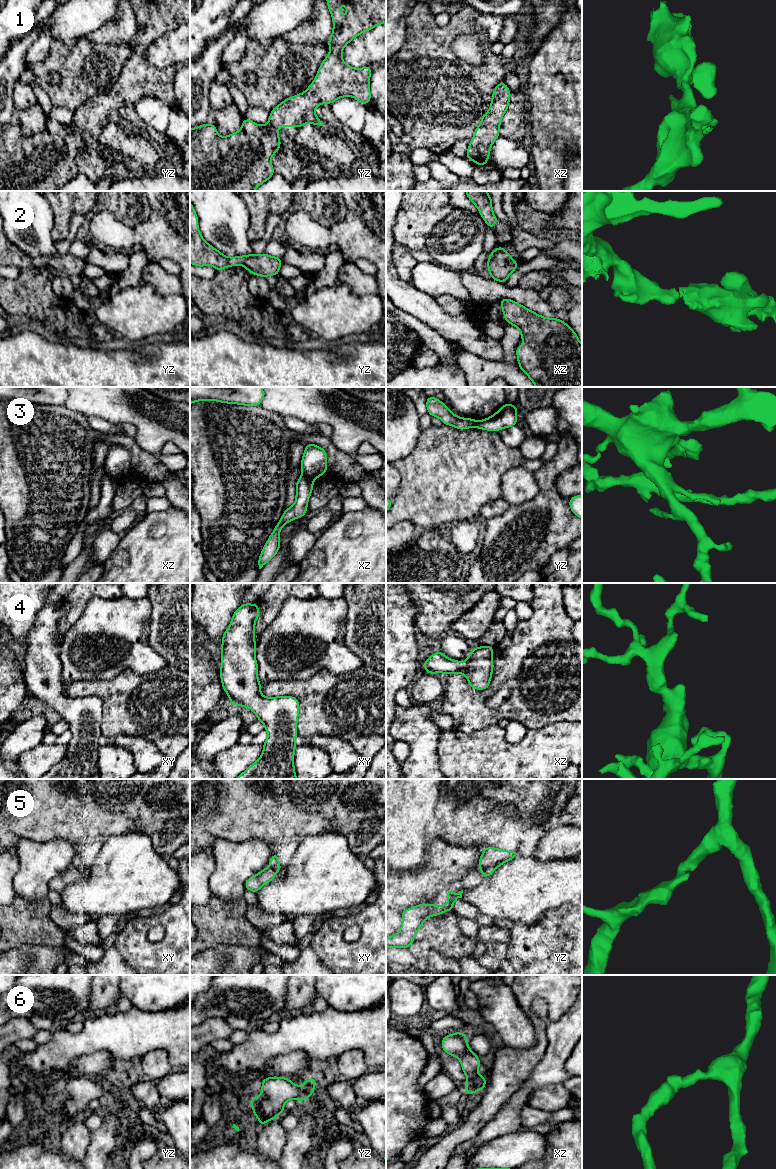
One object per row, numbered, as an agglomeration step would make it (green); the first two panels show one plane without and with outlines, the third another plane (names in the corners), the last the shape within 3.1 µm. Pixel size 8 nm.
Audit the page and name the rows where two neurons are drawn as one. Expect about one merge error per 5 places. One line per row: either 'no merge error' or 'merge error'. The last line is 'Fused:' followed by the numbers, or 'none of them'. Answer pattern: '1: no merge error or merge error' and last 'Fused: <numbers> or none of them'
1: no merge error
2: no merge error
3: merge error
4: no merge error
5: no merge error
6: no merge error
Fused: 3

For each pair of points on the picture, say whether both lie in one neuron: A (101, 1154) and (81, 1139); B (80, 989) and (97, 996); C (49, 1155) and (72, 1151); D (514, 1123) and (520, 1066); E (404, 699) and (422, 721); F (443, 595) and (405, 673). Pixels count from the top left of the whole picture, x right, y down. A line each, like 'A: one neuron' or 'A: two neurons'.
A: two neurons
B: two neurons
C: two neurons
D: two neurons
E: two neurons
F: two neurons

